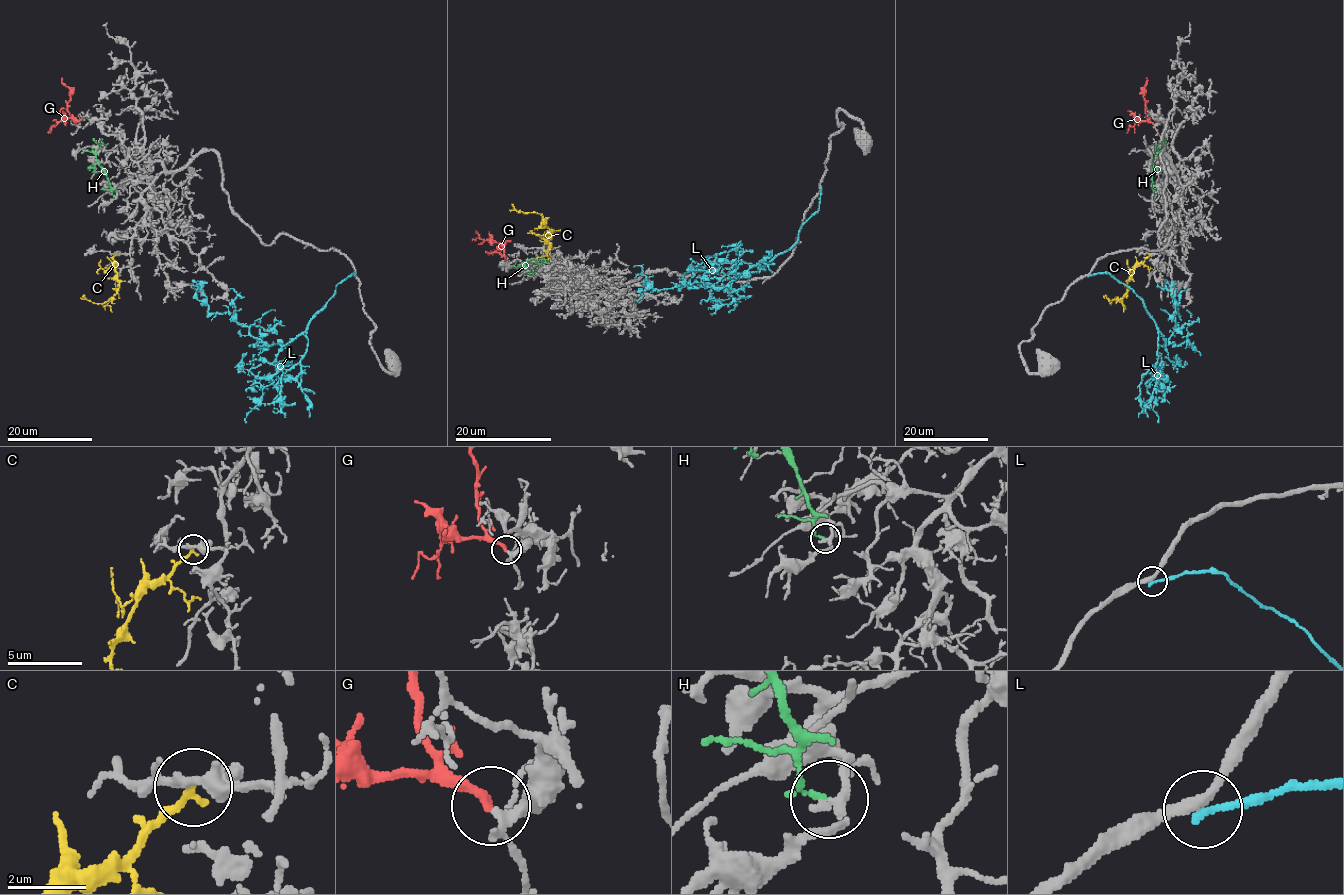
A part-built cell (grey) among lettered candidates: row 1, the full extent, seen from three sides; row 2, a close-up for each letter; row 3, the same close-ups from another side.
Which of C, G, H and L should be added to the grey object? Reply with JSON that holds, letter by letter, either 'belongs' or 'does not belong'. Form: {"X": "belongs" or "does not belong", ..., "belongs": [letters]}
{"C": "does not belong", "G": "belongs", "H": "does not belong", "L": "does not belong", "belongs": ["G"]}

